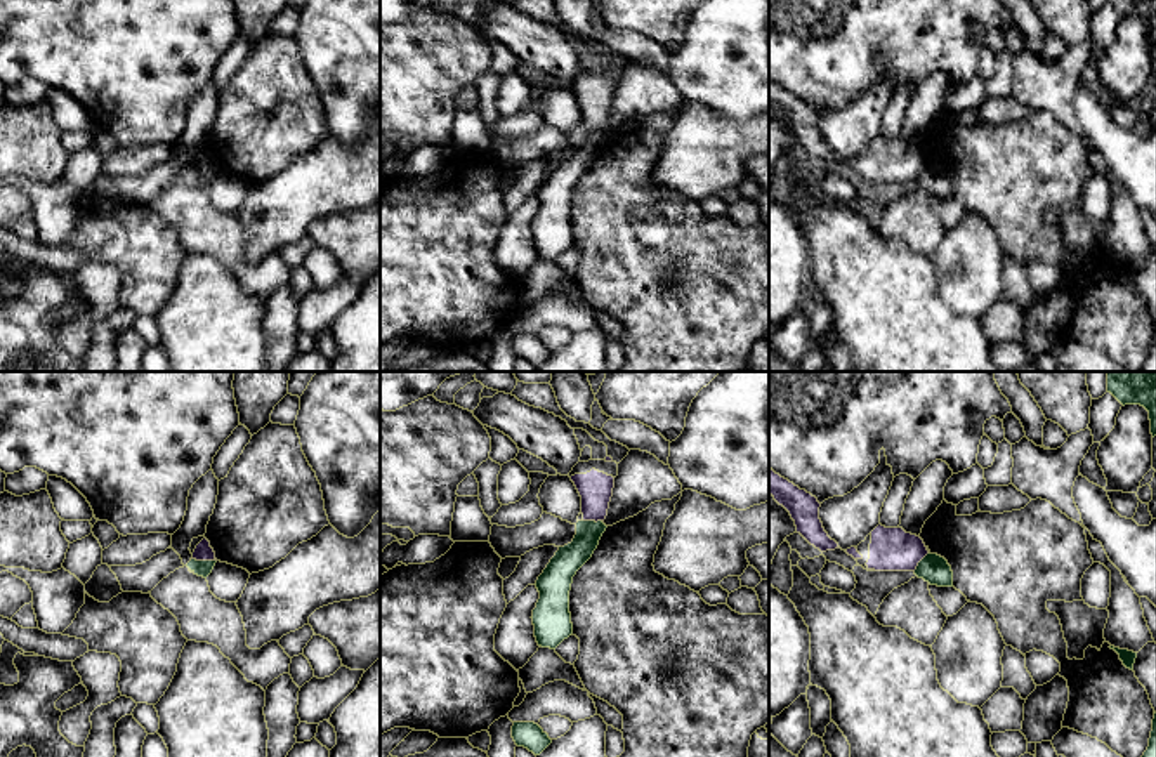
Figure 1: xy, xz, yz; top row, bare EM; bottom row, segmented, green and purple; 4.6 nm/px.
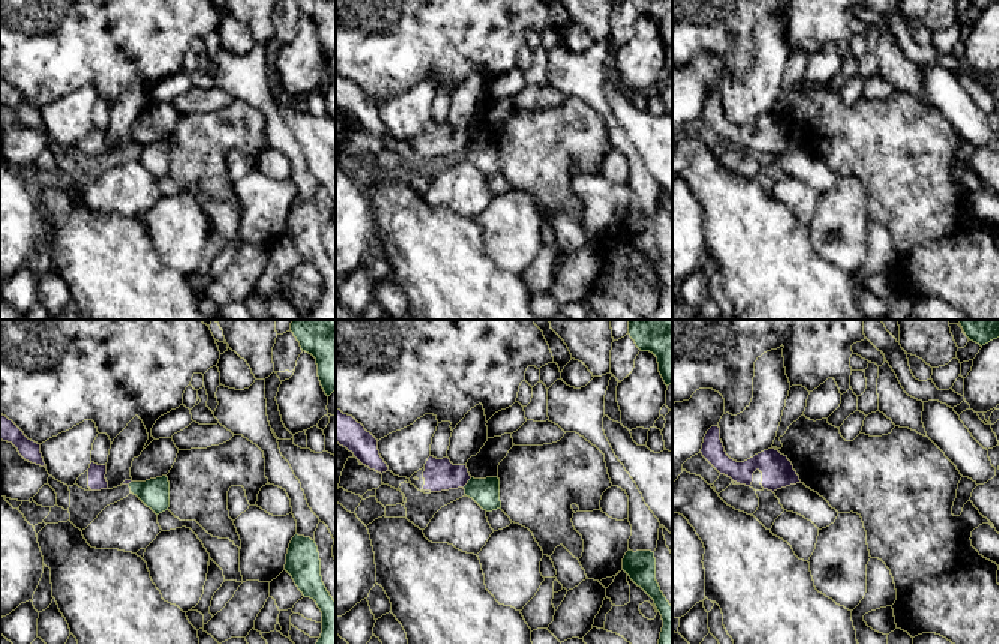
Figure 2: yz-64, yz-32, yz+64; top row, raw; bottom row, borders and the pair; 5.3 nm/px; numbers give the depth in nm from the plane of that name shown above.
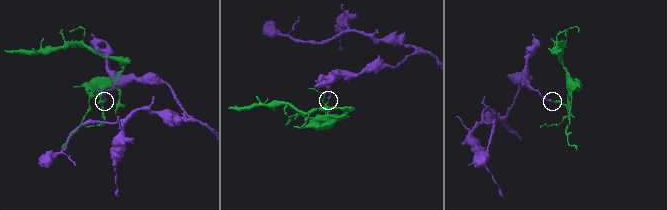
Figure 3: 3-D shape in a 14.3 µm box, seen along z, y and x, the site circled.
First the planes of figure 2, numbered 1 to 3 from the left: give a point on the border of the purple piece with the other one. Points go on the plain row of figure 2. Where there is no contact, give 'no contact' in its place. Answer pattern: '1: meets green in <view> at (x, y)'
1: no contact
2: meets green in yz-32 at (468, 146)
3: no contact

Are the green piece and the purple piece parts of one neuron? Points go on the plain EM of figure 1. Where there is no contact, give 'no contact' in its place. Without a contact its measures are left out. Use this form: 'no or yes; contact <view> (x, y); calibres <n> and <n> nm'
no; contact xy (203, 172); calibres 80 and 80 nm

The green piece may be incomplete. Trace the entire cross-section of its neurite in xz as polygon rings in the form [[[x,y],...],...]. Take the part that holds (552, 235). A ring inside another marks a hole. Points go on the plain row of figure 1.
[[[578,132],[571,155],[559,158],[536,191],[540,210],[533,221],[538,257],[555,260],[573,245],[569,201],[576,182],[592,168],[606,142],[602,132]]]

